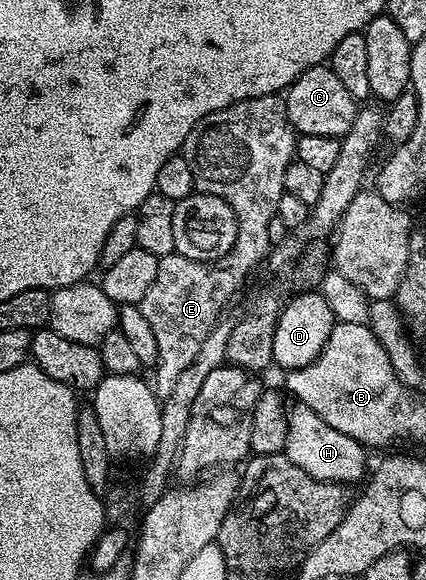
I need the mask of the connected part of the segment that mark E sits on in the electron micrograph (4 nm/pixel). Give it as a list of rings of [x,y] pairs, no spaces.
[[[281,95],[248,98],[244,102],[236,102],[224,110],[216,110],[216,114],[208,114],[188,134],[182,144],[181,155],[185,156],[188,166],[192,166],[194,187],[199,192],[207,192],[213,196],[224,198],[232,206],[236,214],[238,229],[236,242],[228,254],[215,260],[193,260],[177,254],[161,257],[156,266],[156,279],[148,294],[144,294],[140,305],[144,318],[148,318],[148,326],[152,326],[152,334],[156,337],[158,363],[153,365],[153,387],[159,397],[172,394],[172,386],[176,386],[176,378],[180,378],[183,370],[192,366],[192,358],[200,354],[200,346],[208,334],[223,319],[222,311],[230,304],[230,299],[246,284],[246,279],[258,268],[258,263],[267,259],[272,246],[268,242],[268,222],[278,215],[278,203],[283,192],[284,174],[291,160],[295,159],[294,142],[296,133],[286,113],[286,102]]]

